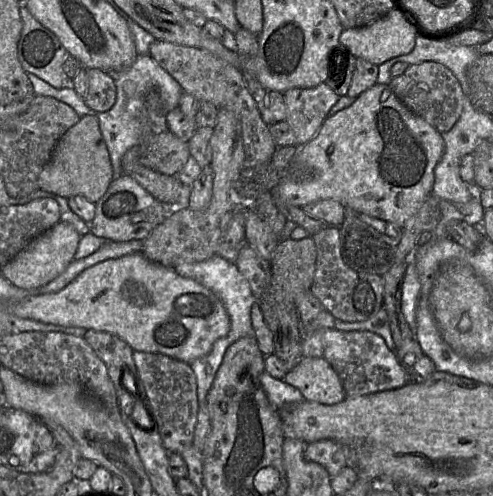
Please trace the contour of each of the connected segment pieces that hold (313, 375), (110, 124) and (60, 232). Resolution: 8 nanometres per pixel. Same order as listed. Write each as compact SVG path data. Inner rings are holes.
M302 357L300 362L288 371L282 380L297 388L304 399L310 402L332 405L340 403L347 397L337 372L324 357Z
M138 55L134 63L127 69L109 74L116 86L116 101L105 112L96 113L103 139L106 143L112 165L112 181L123 175L122 157L128 149L140 144L145 136L154 136L151 131L151 122L148 119L145 97L147 93L155 89L158 91L163 113L179 106L179 100L183 93L182 88L164 69L162 69L149 55Z
M59 221L49 230L34 238L1 269L11 284L27 290L36 290L58 277L74 259L81 235L68 222Z

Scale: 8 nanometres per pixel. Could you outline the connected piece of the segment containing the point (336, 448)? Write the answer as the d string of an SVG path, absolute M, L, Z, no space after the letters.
M329 439L307 444L304 458L322 465L332 478L345 466L351 464L351 452L349 448Z

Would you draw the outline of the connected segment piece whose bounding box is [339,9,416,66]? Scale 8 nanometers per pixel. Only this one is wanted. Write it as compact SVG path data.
M393 9L367 26L344 29L339 38L340 45L347 48L356 58L363 58L378 66L392 58L410 53L415 46L415 40L412 26Z

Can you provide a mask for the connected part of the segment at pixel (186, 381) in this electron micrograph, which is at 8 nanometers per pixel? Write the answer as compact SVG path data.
M134 350L133 359L150 401L163 446L169 453L181 454L192 446L197 423L199 401L195 373L188 363L160 353Z

